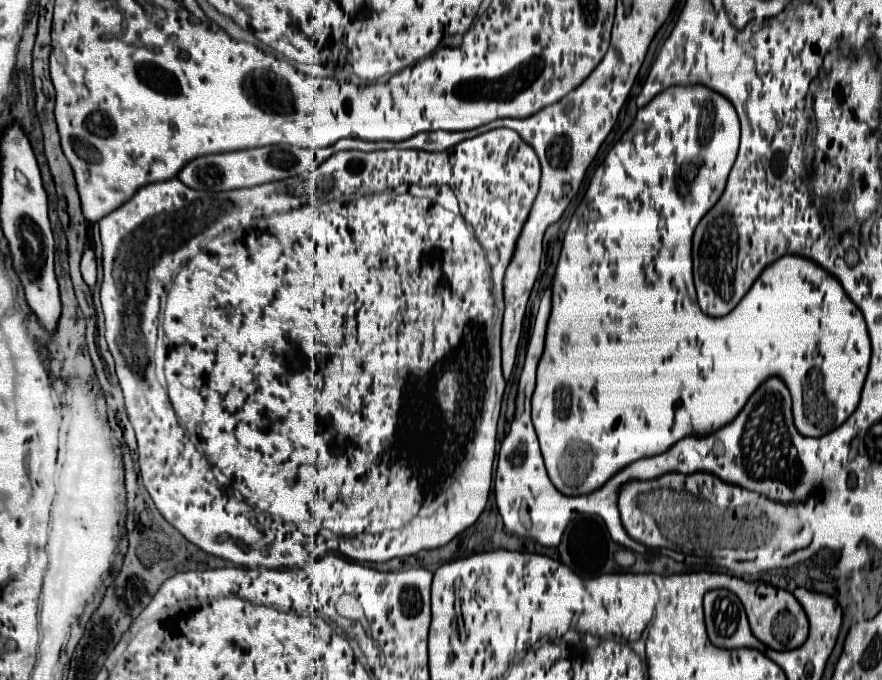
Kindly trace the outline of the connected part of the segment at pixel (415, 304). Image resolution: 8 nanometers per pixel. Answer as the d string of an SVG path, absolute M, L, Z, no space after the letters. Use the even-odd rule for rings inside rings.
M507 128L489 130L481 136L465 140L445 152L419 152L419 150L379 150L379 152L337 152L329 160L325 160L317 170L293 176L287 180L277 180L271 184L259 184L255 188L239 188L229 192L201 192L185 186L181 180L173 178L167 182L157 182L141 188L129 202L113 210L109 216L99 220L101 226L101 242L103 242L103 284L101 284L101 306L105 314L105 338L109 344L109 352L115 360L115 372L125 396L125 410L131 420L131 426L137 434L139 444L139 466L143 476L143 486L151 494L157 510L163 518L173 524L189 542L197 544L201 550L221 556L237 566L245 568L301 568L317 558L321 558L327 550L337 550L343 556L357 562L387 562L395 556L405 558L417 554L419 550L433 550L445 546L459 532L469 528L479 514L483 512L489 488L491 488L491 466L496 456L497 418L501 410L501 396L505 390L501 363L501 329L504 313L503 279L505 268L511 260L515 240L521 232L523 222L531 210L531 204L539 190L539 160L531 146L527 146L517 132ZM441 492L447 492L447 502L437 508L433 514L419 514L423 506L429 506ZM305 526L313 526L315 530L303 530Z

